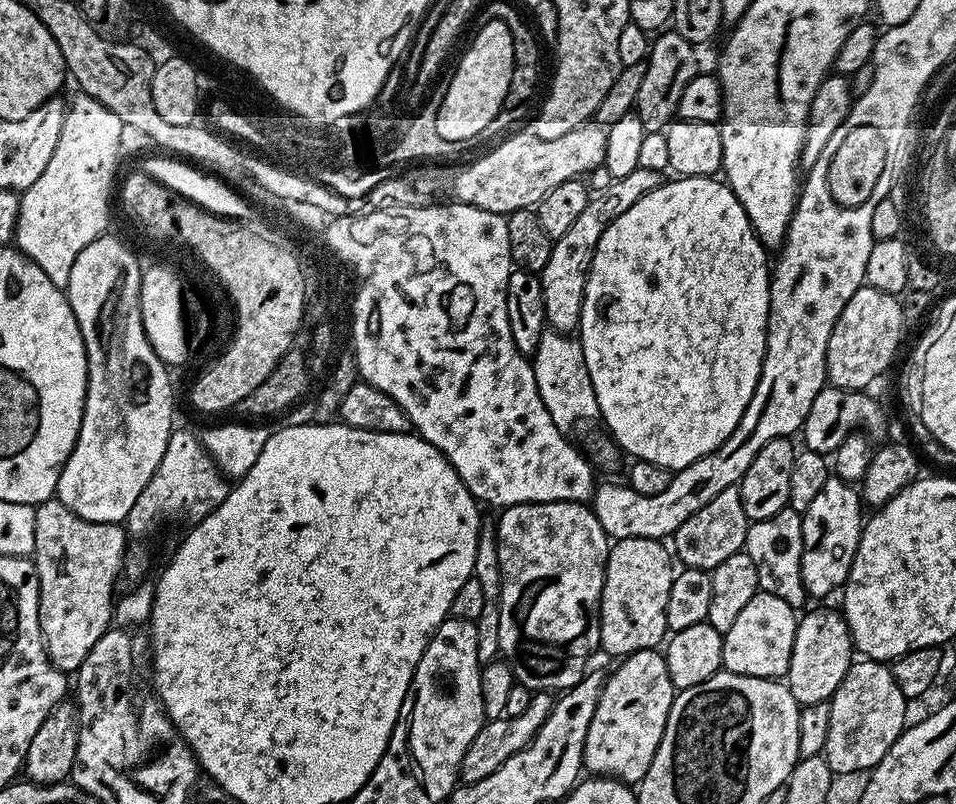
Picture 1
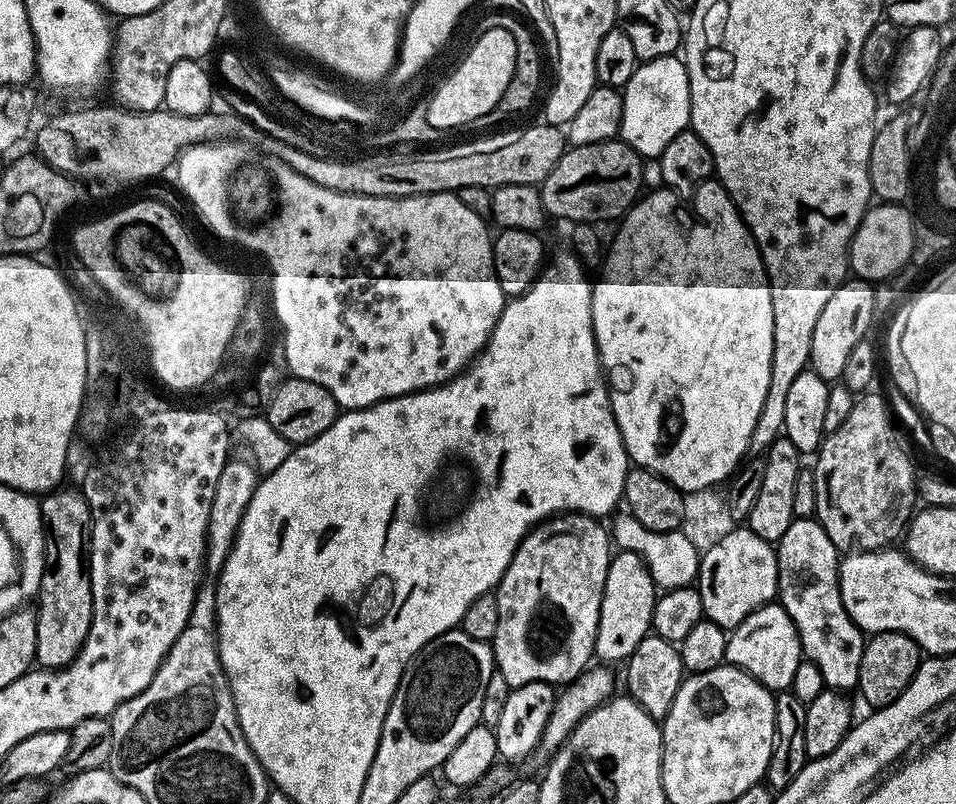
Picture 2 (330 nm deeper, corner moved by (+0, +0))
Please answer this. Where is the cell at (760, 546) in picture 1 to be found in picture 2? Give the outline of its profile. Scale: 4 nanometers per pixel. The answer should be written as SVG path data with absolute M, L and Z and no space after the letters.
M816 518L793 519L790 530L775 541L774 547L778 558L778 602L800 632L803 659L822 670L825 689L851 693L851 688L853 691L858 685L858 670L862 670L866 636L842 606L841 553Z

